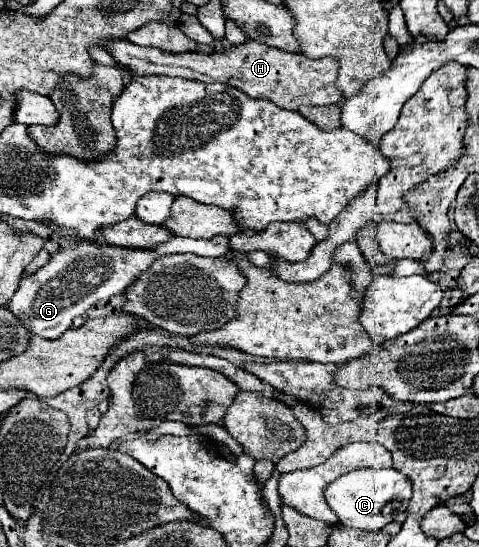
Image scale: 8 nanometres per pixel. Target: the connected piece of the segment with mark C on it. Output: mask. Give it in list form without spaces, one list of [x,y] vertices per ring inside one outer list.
[[[355,469],[349,471],[325,487],[325,501],[339,517],[341,525],[363,529],[363,531],[379,531],[387,523],[391,523],[399,513],[405,511],[411,499],[411,483],[397,469]]]

